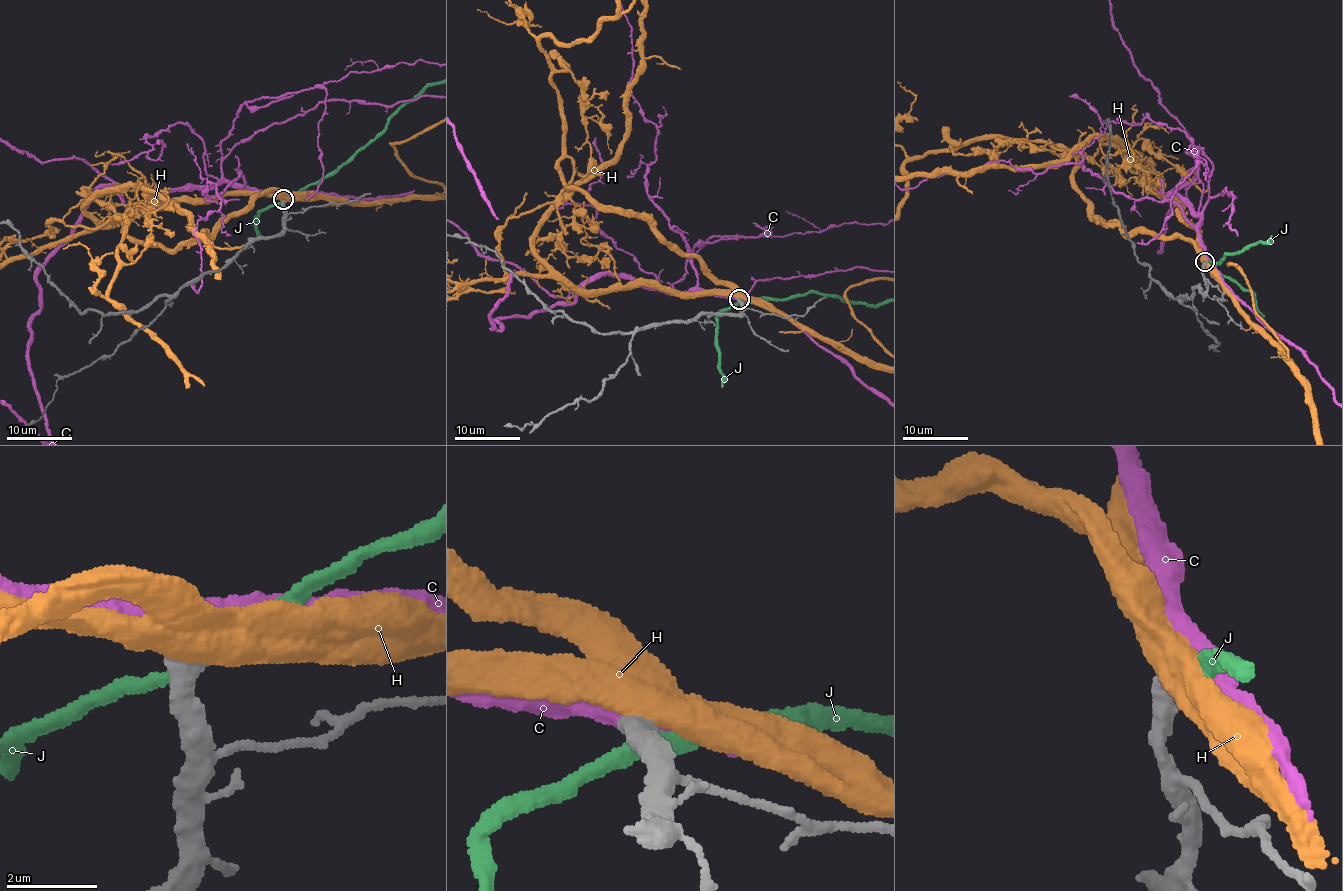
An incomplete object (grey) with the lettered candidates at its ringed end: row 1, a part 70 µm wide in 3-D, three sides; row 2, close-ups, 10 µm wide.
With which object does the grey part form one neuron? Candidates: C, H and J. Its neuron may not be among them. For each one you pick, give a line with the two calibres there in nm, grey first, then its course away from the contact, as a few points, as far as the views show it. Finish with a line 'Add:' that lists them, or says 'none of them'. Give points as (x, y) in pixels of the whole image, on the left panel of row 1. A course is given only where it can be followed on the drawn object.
C: 500 nm thick on the grey side, 480 nm on the other
Add: C

